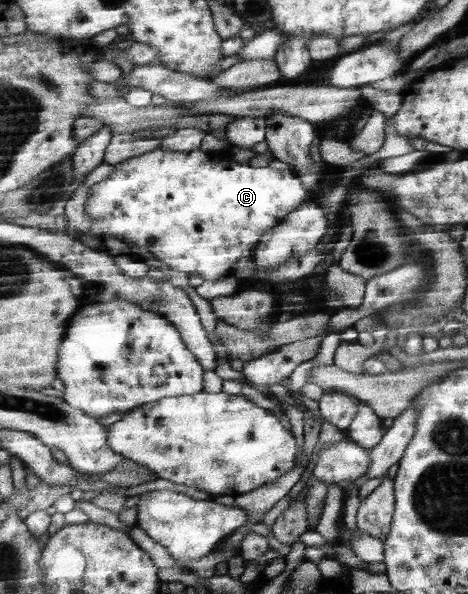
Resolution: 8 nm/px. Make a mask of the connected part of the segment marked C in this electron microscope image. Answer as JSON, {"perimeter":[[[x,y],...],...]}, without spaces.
{"perimeter":[[[158,147],[115,164],[113,171],[90,189],[86,208],[103,239],[114,237],[141,250],[148,249],[148,257],[168,268],[214,281],[229,277],[231,267],[239,259],[251,257],[265,232],[277,227],[311,197],[305,183],[290,168],[279,170],[238,163],[227,152],[167,151]]]}

